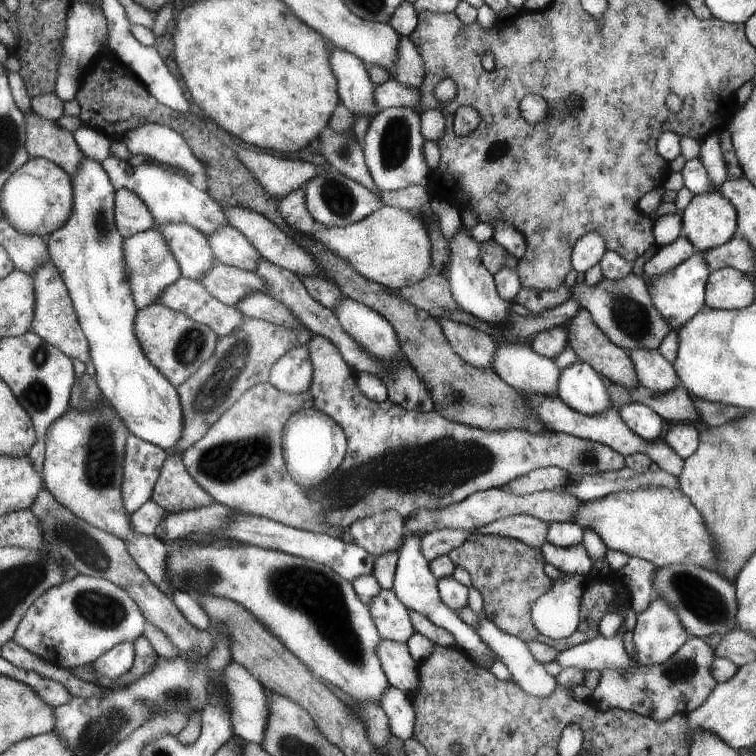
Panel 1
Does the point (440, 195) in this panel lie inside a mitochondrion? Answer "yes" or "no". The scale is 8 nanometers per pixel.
no

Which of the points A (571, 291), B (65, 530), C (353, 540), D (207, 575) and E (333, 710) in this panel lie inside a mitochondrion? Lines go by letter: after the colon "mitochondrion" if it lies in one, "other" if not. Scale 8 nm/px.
A: other
B: mitochondrion
C: other
D: mitochondrion
E: other

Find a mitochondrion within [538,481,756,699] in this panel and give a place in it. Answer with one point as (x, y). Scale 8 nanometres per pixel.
(709, 606)

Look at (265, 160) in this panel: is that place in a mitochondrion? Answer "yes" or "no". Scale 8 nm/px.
no

